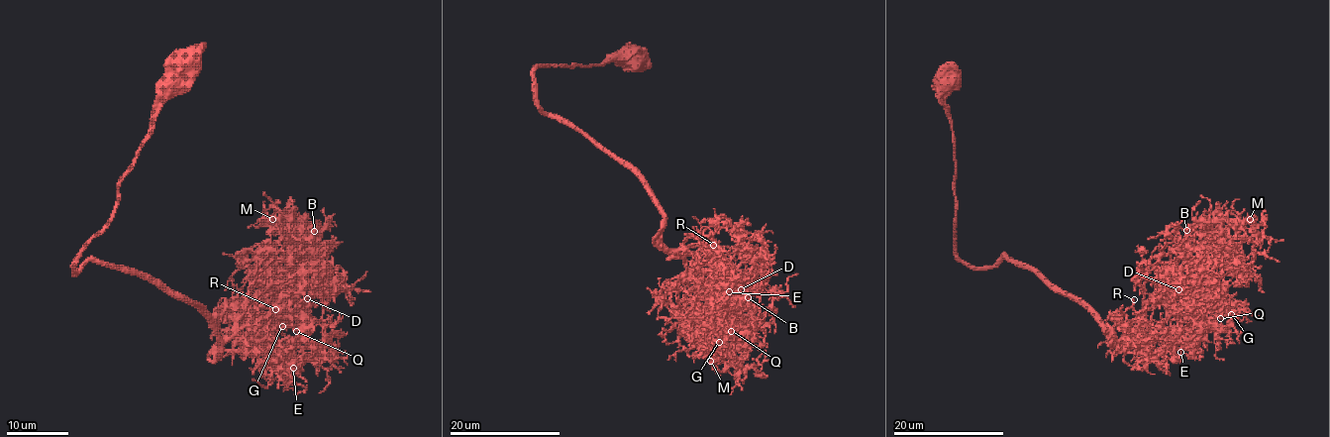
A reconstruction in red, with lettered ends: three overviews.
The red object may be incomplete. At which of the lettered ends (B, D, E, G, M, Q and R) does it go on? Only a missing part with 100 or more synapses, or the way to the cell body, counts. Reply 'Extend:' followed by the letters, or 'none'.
Extend: R

